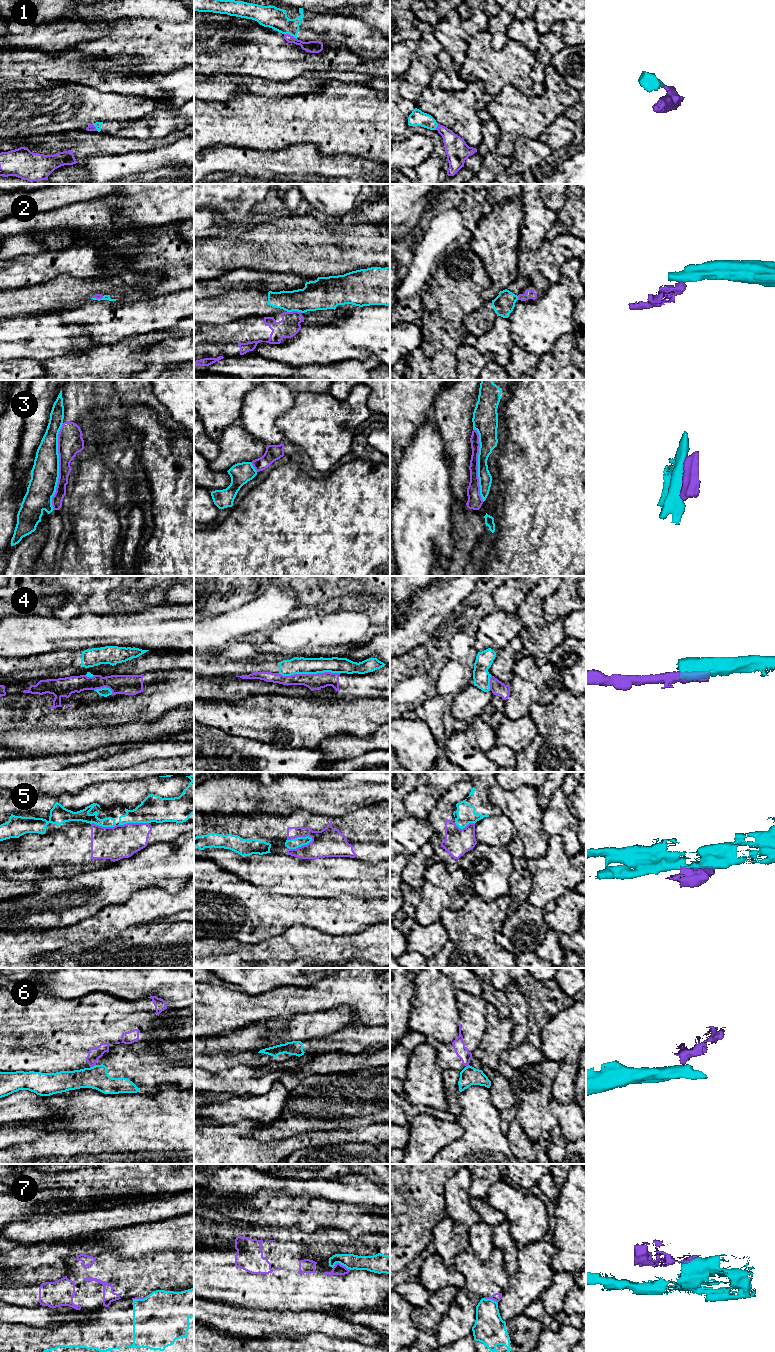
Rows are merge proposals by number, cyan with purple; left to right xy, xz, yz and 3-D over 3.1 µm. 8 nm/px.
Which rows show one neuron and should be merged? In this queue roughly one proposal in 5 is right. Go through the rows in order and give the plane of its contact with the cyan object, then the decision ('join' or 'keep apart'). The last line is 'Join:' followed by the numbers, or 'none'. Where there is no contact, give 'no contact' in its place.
1: meets cyan in xz; keep apart
2: meets cyan in xz; keep apart
3: meets cyan in xy; keep apart
4: meets cyan in xz; keep apart
5: meets cyan in xz; keep apart
6: meets cyan in xy; keep apart
7: meets cyan in xz; keep apart
Join: none

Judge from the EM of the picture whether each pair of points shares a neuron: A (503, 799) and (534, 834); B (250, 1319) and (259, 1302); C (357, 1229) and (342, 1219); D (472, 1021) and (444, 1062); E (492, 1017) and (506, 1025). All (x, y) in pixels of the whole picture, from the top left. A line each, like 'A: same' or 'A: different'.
A: same
B: different
C: same
D: same
E: same

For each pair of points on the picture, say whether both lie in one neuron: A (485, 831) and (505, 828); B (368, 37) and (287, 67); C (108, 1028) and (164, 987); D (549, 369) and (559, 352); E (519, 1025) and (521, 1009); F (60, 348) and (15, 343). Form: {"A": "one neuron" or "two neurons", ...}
{"A": "one neuron", "B": "two neurons", "C": "two neurons", "D": "one neuron", "E": "one neuron", "F": "one neuron"}

